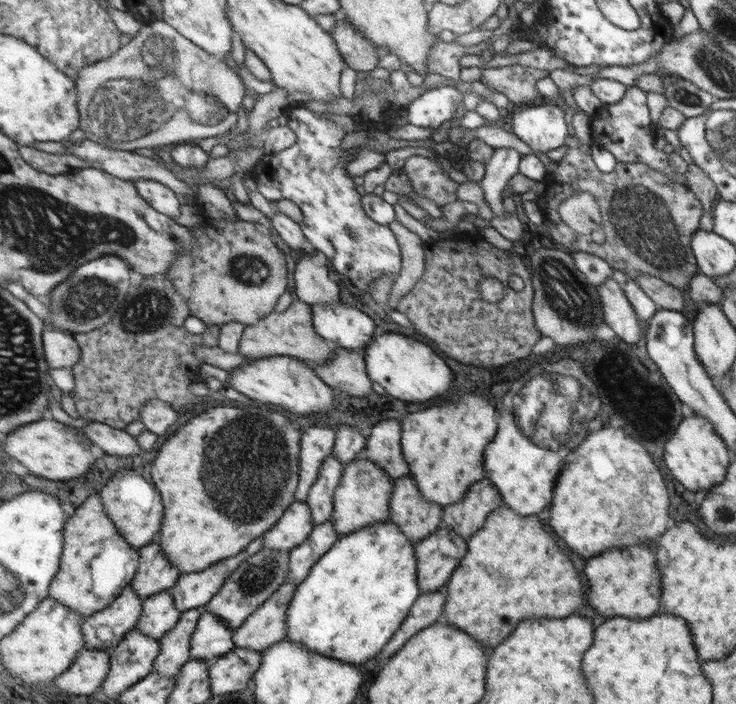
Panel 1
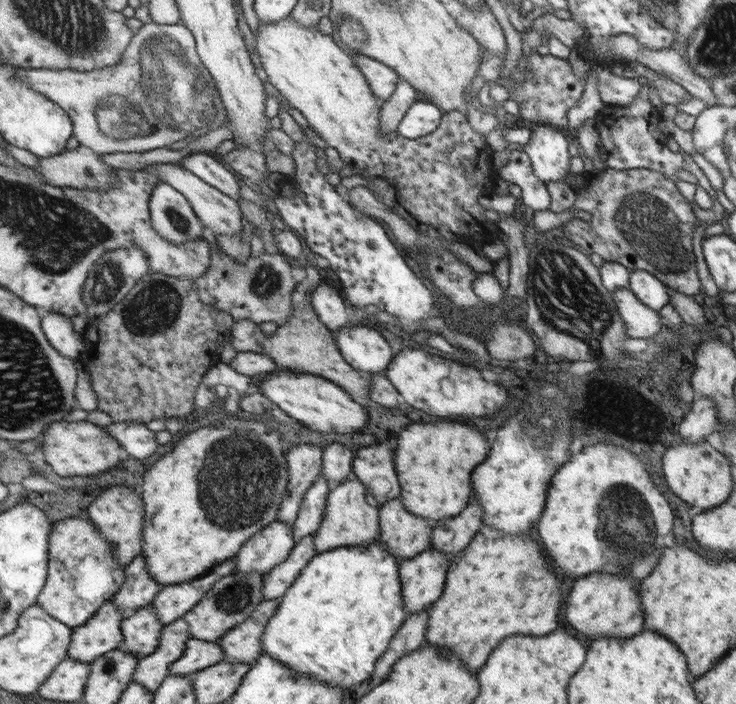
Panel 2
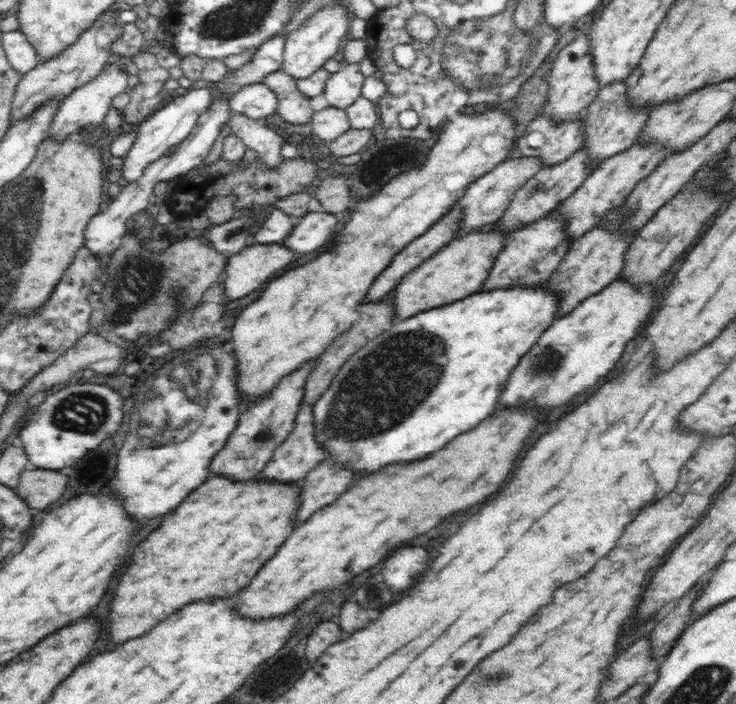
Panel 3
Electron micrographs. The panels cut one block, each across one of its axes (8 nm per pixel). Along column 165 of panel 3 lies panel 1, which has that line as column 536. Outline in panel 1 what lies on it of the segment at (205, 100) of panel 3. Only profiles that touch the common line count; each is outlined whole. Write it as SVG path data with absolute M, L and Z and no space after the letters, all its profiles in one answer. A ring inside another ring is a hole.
M558 104L522 105L514 111L511 132L534 152L546 154L567 142L568 124L564 116Z

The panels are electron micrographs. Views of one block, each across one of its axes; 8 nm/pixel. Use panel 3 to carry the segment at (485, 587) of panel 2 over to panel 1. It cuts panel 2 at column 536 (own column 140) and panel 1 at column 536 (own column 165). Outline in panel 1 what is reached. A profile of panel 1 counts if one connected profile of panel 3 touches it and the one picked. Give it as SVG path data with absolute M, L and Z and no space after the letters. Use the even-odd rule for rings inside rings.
M500 505L498 509L487 517L486 524L478 532L467 538L468 544L472 544L472 550L467 550L468 558L464 556L461 564L455 569L452 582L448 582L448 598L444 606L444 618L452 626L460 626L460 630L468 630L472 638L480 638L484 646L498 646L520 620L526 618L566 618L584 602L584 588L582 580L578 578L578 572L570 558L564 554L564 550L558 546L556 538L544 526L536 516L518 516L506 505Z

